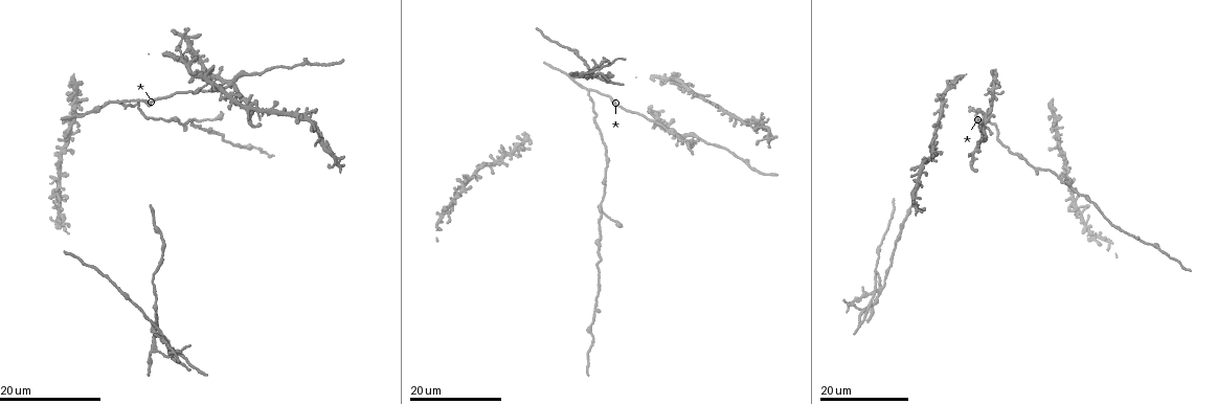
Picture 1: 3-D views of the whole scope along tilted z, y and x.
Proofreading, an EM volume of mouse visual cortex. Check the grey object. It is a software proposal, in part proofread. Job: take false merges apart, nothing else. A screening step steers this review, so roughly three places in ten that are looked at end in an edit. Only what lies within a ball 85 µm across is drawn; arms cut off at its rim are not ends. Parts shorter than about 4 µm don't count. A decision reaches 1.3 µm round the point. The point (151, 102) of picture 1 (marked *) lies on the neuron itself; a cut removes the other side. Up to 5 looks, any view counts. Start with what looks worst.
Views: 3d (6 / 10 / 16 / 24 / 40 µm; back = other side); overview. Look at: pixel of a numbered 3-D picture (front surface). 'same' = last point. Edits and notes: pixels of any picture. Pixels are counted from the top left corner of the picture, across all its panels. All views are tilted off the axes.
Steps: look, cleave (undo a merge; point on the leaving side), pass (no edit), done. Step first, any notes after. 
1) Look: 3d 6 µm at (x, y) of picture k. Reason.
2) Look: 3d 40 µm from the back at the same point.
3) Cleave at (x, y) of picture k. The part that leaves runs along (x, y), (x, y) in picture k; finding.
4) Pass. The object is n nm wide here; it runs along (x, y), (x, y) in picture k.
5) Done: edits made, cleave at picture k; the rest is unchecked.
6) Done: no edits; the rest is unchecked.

Look: 3d 16 µm at (160, 332) of picture 1. Arms part here.

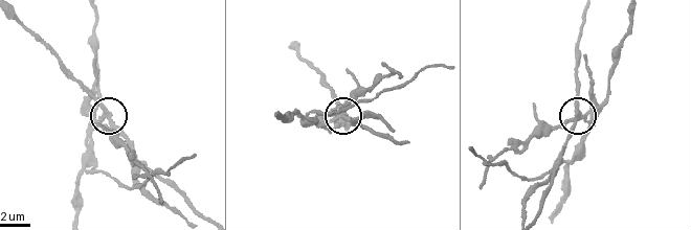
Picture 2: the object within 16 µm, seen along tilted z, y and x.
Look: 3d 10 µm at (577, 110) of picture 2.

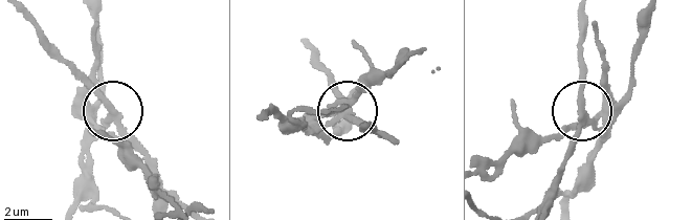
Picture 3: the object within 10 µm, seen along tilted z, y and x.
Cleave at (324, 135) of picture 3. A second neuron is stuck on.

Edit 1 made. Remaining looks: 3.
Look: 3d 24 µm at (600, 204) of picture 1. Side arm on a straight run.

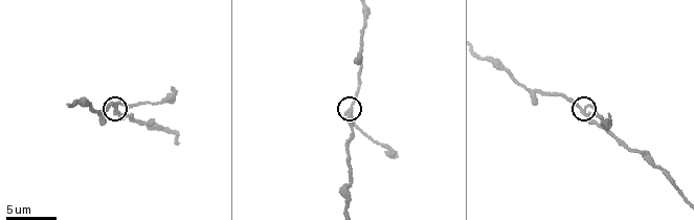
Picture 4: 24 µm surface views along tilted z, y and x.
Look: 3d 6 µm at (352, 107) of picture 4.

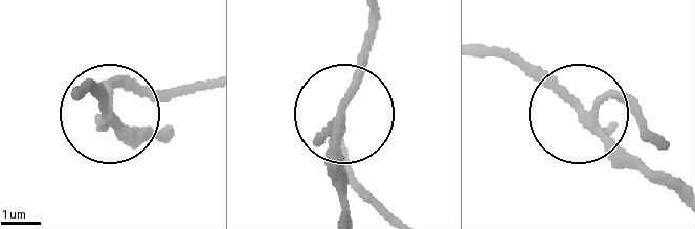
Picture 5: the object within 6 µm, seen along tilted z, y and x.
Cleave at (138, 93) of picture 5. The object is 210 nm wide here; a second neuron is stuck on.

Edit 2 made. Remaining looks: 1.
Done: edits made, cleave at picture 3, cleave at picture 5; the rest is unchecked.

